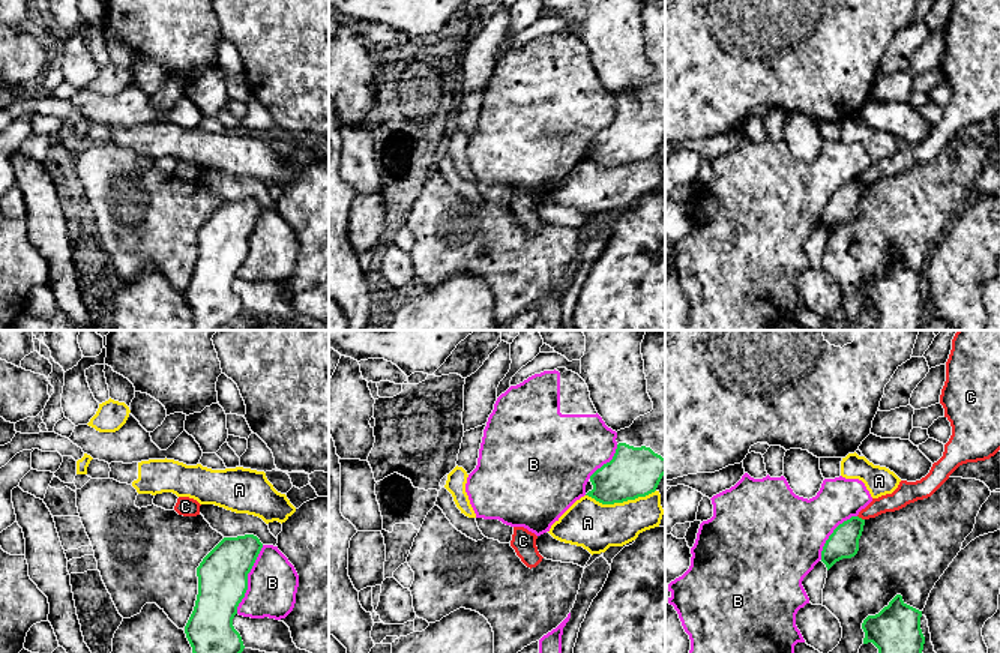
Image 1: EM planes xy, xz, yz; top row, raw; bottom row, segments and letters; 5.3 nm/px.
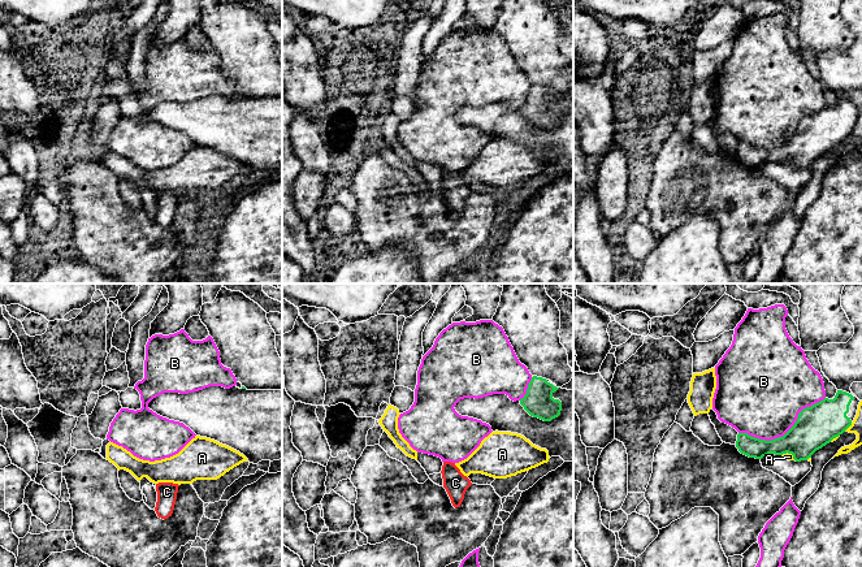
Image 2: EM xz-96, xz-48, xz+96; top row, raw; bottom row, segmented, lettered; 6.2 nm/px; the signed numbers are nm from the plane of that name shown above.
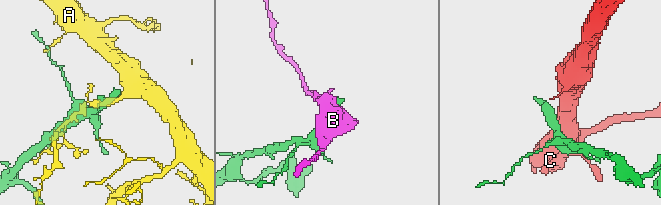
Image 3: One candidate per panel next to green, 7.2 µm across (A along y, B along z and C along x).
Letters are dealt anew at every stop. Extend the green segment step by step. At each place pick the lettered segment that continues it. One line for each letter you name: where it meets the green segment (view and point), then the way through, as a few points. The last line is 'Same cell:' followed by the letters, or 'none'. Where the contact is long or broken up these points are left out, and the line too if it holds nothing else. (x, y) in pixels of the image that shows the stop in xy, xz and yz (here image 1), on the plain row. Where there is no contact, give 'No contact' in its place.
Same cell: none

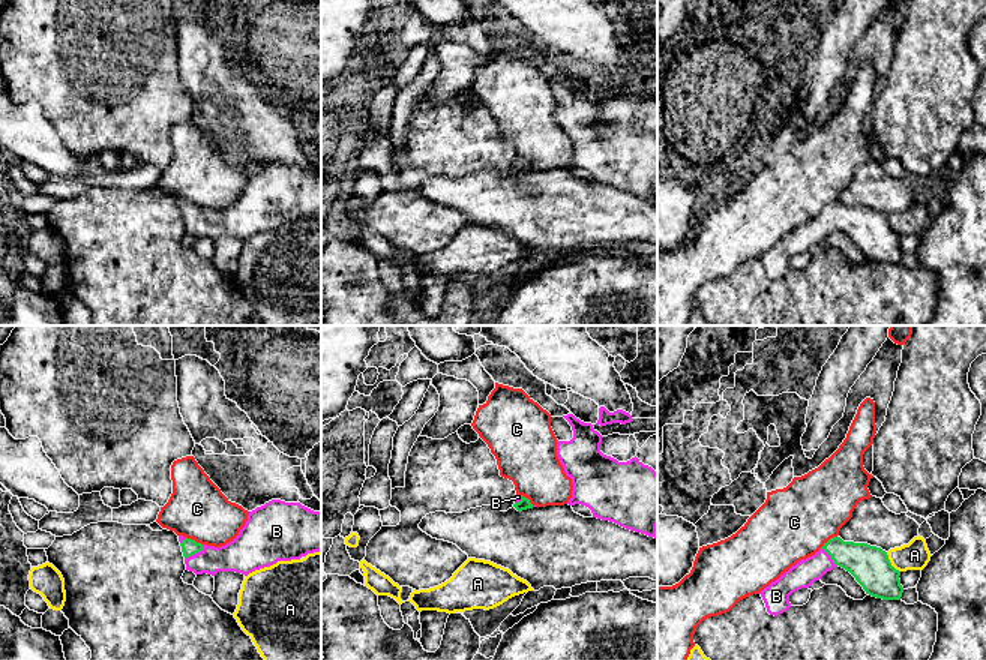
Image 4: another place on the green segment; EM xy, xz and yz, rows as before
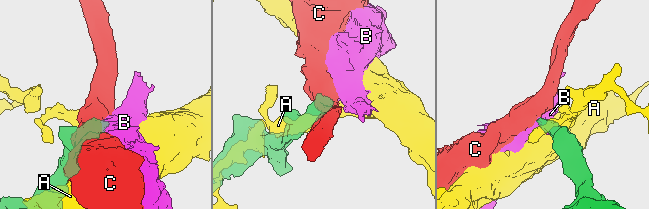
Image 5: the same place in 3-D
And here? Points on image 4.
B: Touches green at xy (195, 216)
Same cell: B

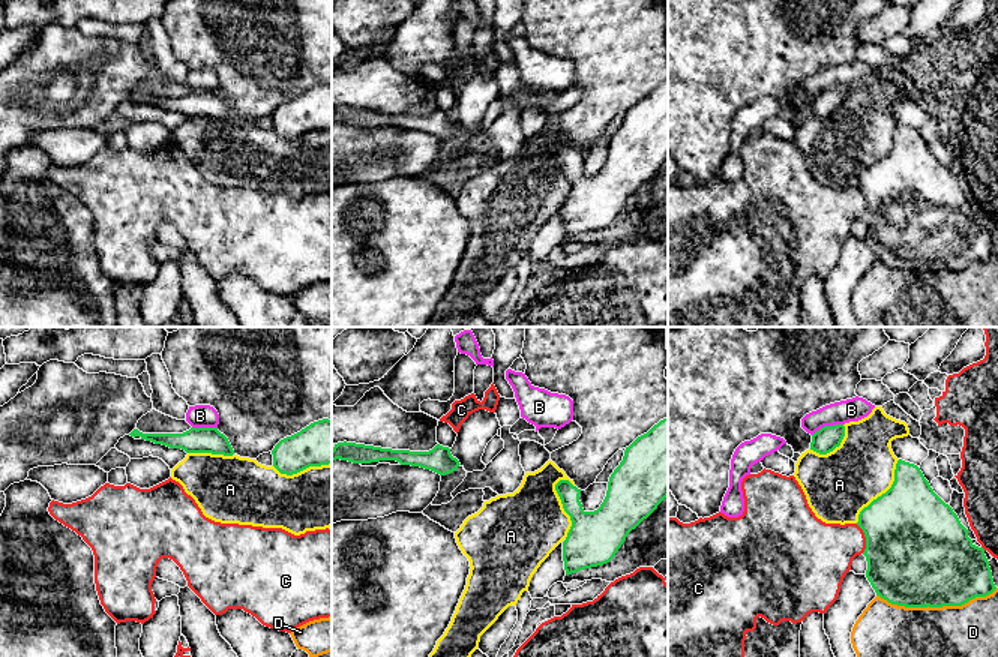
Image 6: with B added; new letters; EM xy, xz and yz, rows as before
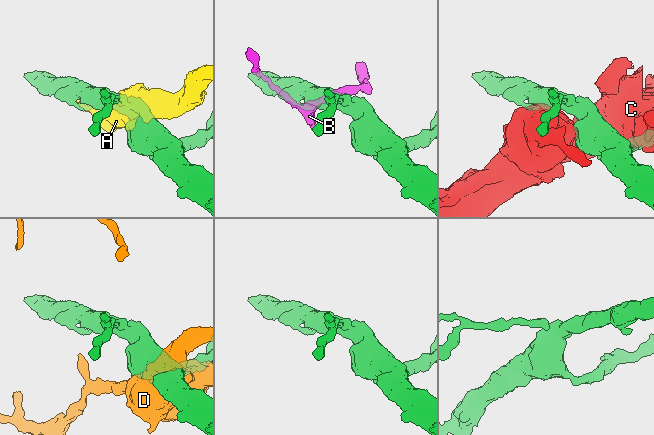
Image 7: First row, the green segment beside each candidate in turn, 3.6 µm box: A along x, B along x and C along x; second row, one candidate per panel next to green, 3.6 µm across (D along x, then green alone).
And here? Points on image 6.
Same cell: none

